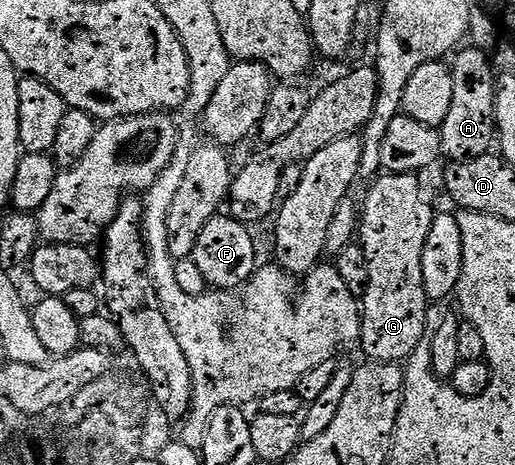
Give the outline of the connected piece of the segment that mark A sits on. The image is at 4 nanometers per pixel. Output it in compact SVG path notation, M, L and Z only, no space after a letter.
M468 45L455 52L450 66L454 77L454 101L450 101L450 114L438 129L441 152L445 156L449 155L449 160L452 161L482 157L493 150L498 139L496 129L498 71L494 66L493 56L478 47Z

